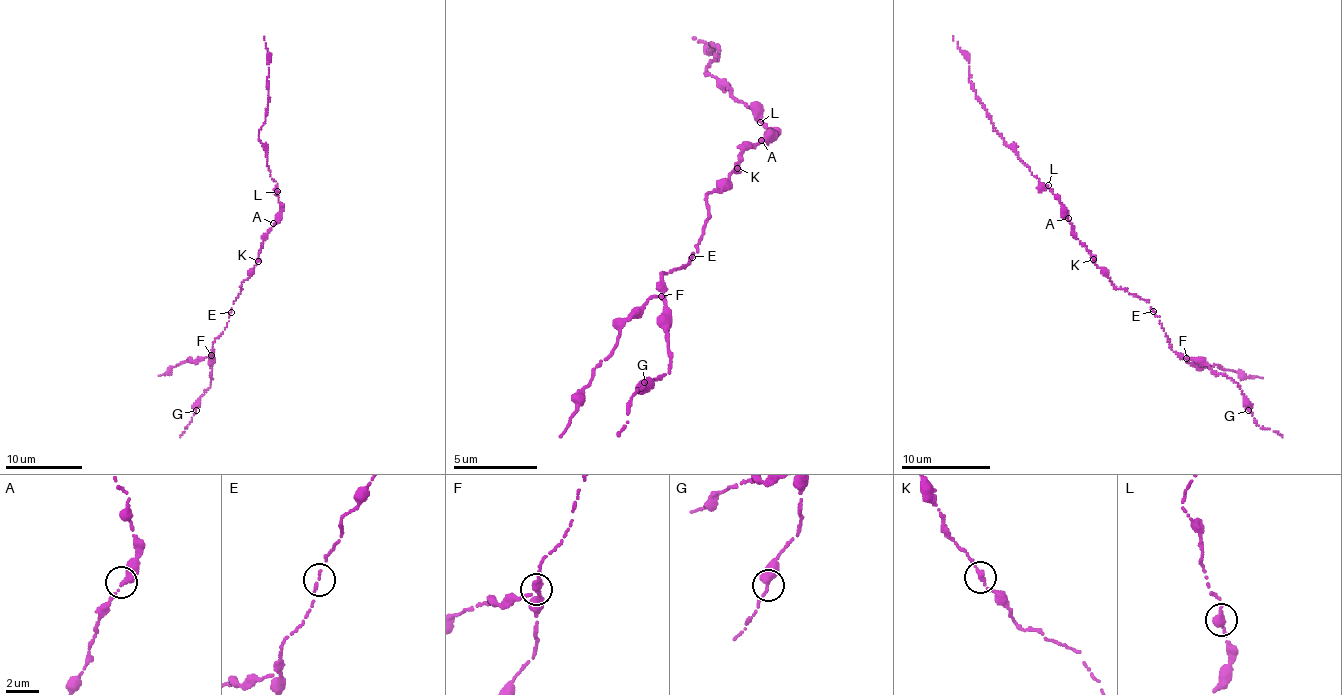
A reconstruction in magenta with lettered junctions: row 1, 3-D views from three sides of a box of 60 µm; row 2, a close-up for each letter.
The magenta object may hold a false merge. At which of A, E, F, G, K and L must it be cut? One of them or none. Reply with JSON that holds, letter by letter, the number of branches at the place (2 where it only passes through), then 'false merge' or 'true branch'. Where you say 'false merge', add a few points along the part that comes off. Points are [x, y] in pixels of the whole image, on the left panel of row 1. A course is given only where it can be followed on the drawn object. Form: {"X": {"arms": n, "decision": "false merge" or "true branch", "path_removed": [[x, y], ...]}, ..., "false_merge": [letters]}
{"A": {"arms": 2, "decision": "true branch"}, "E": {"arms": 2, "decision": "true branch"}, "F": {"arms": 3, "decision": "false merge", "path_removed": [[211, 355], [186, 360], [167, 374], [158, 376]]}, "G": {"arms": 2, "decision": "true branch"}, "K": {"arms": 2, "decision": "true branch"}, "L": {"arms": 3, "decision": "true branch"}, "false_merge": ["F"]}

